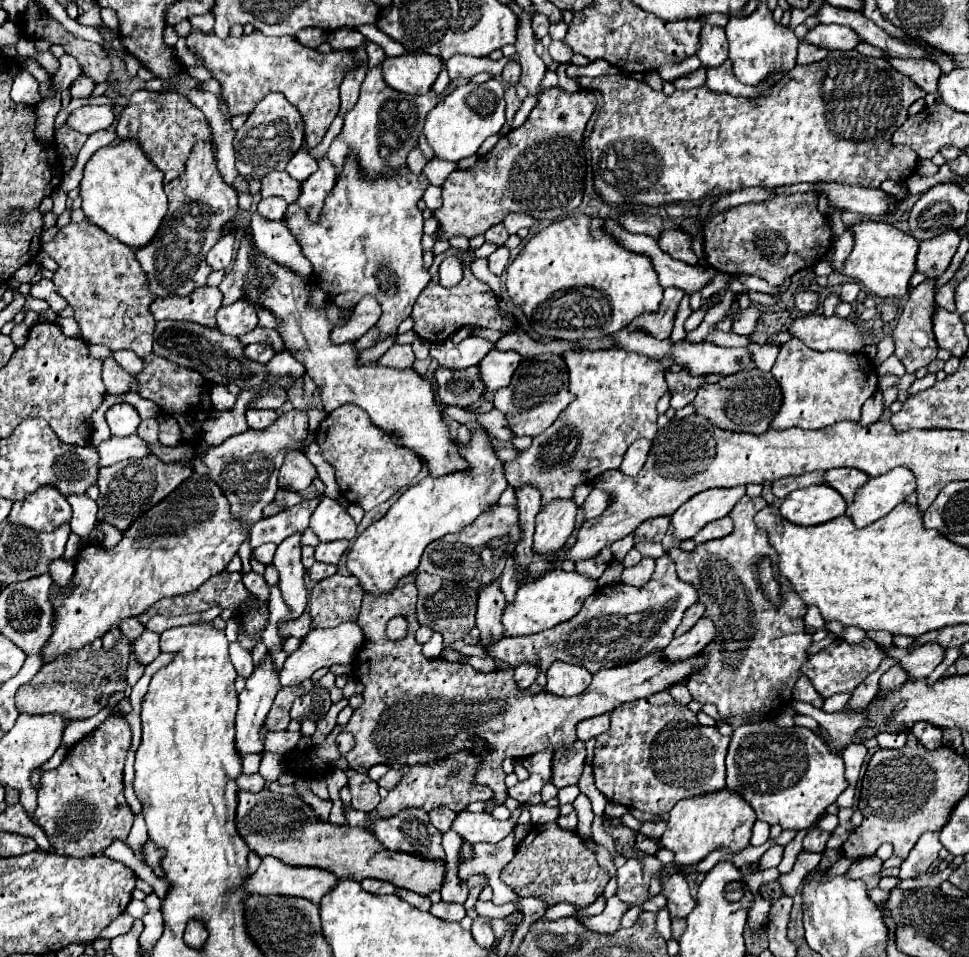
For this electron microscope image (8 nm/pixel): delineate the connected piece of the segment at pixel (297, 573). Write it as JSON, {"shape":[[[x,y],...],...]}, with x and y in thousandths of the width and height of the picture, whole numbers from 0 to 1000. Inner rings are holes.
{"shape":[[[310,558],[295,562],[283,581],[283,591],[289,600],[289,619],[299,635],[299,642],[291,646],[293,650],[305,648],[312,644],[318,631],[318,617],[314,612],[314,591],[310,585]]]}

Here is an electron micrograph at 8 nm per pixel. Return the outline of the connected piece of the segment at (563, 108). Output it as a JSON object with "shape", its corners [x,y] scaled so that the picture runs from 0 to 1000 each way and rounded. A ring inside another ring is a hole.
{"shape":[[[580,92],[563,94],[543,127],[535,136],[526,136],[522,142],[514,146],[514,150],[491,169],[491,176],[485,178],[469,178],[456,194],[456,217],[448,222],[454,232],[454,249],[464,251],[466,247],[493,247],[499,245],[506,236],[516,234],[526,222],[543,224],[553,230],[574,230],[592,222],[601,213],[603,205],[603,184],[605,184],[605,167],[603,167],[603,136],[605,130],[615,115],[615,100],[607,94],[584,96]]]}

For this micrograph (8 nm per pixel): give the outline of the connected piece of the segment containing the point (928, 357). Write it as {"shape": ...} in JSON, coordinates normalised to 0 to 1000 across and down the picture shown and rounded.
{"shape":[[[956,293],[954,297],[939,303],[939,309],[931,324],[931,330],[927,332],[927,339],[921,347],[923,357],[925,357],[923,370],[933,380],[935,389],[945,389],[951,382],[958,382],[968,370],[968,362],[964,355],[964,347],[962,347],[962,328],[964,328],[964,293]]]}

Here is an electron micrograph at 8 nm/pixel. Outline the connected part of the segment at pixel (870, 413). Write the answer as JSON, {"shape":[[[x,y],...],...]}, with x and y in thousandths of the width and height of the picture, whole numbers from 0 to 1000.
{"shape":[[[906,408],[890,424],[890,439],[888,439],[888,443],[902,443],[904,439],[908,439],[910,428],[912,428],[912,416],[910,416],[910,410]]]}

